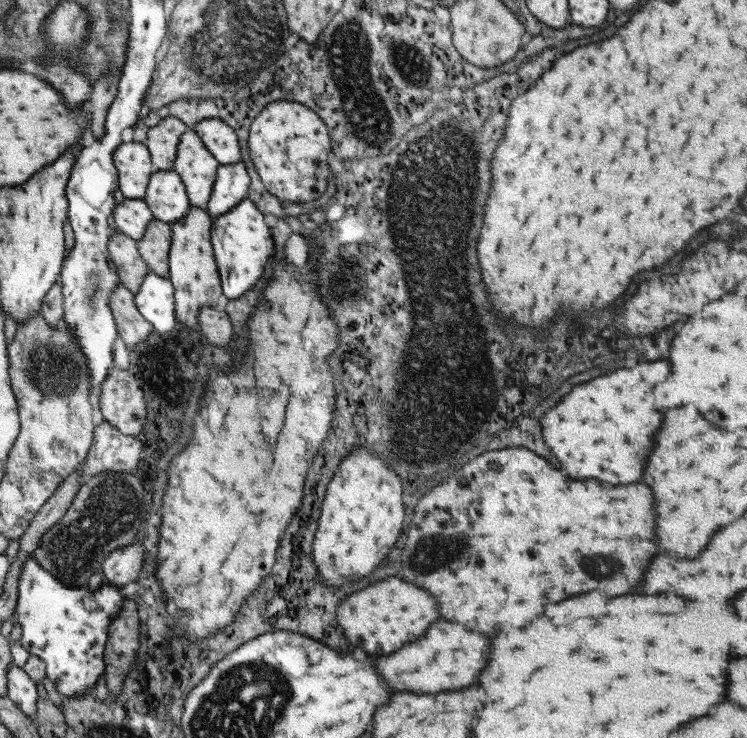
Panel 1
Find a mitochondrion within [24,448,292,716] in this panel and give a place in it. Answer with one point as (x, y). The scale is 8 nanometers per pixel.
(112, 508)

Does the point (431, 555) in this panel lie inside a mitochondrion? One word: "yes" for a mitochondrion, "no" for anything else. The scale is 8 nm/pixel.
yes

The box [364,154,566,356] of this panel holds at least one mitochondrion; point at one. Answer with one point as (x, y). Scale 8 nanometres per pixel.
(409, 193)

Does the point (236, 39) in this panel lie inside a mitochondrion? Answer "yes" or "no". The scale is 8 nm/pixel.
yes

